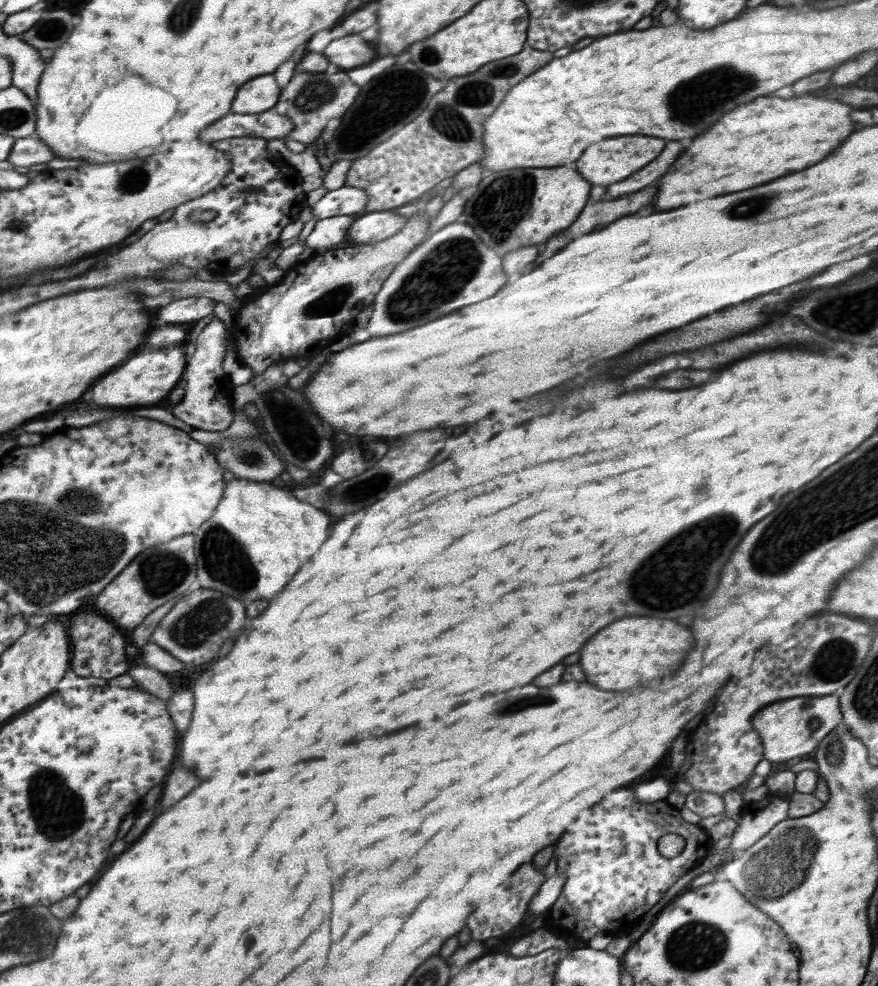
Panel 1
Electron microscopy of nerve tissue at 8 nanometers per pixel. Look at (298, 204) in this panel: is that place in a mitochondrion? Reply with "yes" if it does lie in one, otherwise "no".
no

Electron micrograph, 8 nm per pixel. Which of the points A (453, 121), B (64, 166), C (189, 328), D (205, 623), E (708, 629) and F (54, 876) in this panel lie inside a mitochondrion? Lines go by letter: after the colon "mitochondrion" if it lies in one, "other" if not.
A: mitochondrion
B: other
C: other
D: mitochondrion
E: other
F: other

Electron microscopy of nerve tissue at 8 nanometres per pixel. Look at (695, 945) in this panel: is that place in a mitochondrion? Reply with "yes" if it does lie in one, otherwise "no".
yes

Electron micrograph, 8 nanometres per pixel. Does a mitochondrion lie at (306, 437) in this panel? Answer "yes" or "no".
yes

